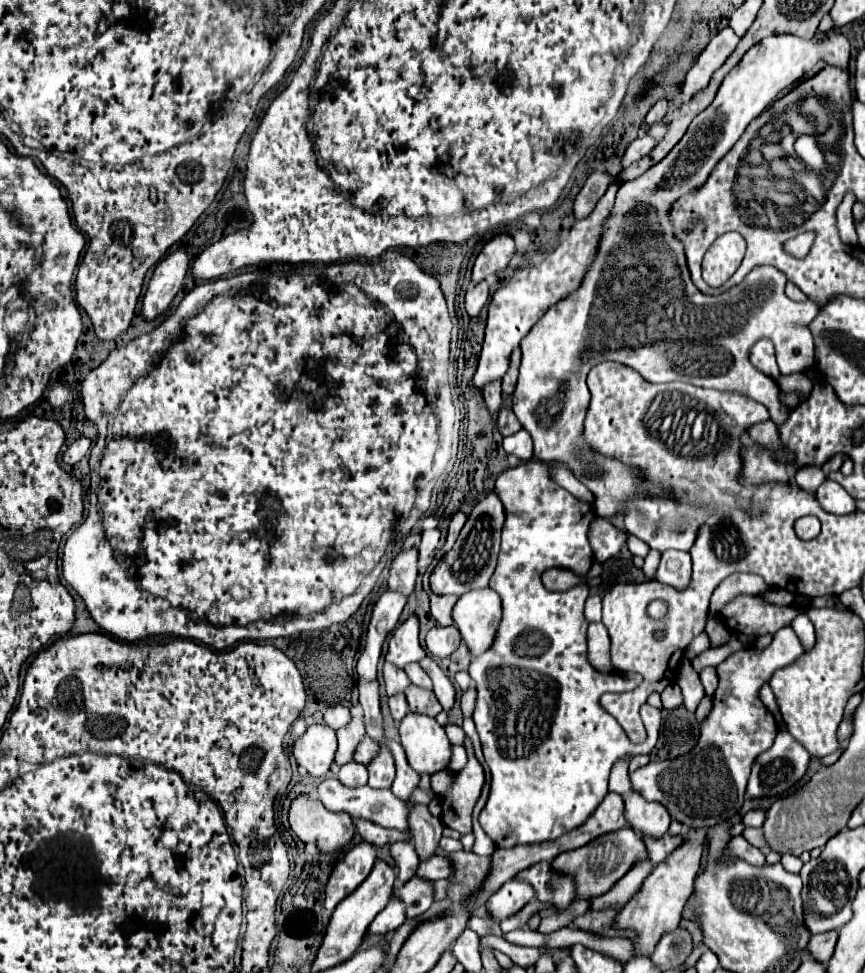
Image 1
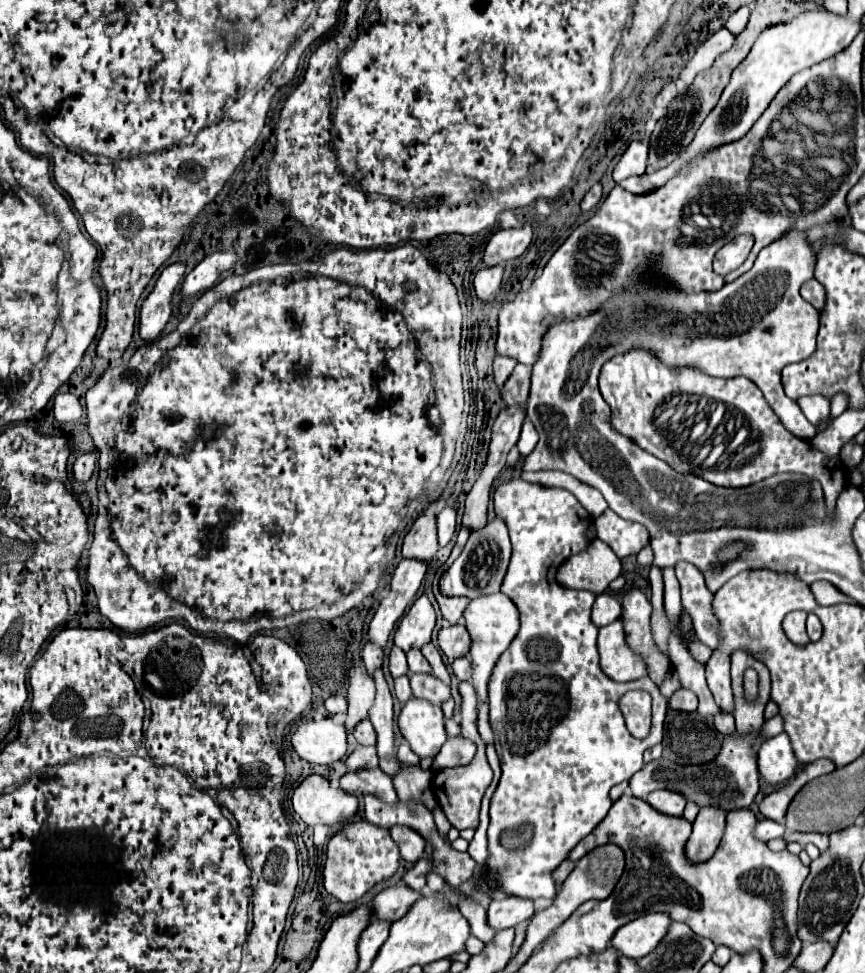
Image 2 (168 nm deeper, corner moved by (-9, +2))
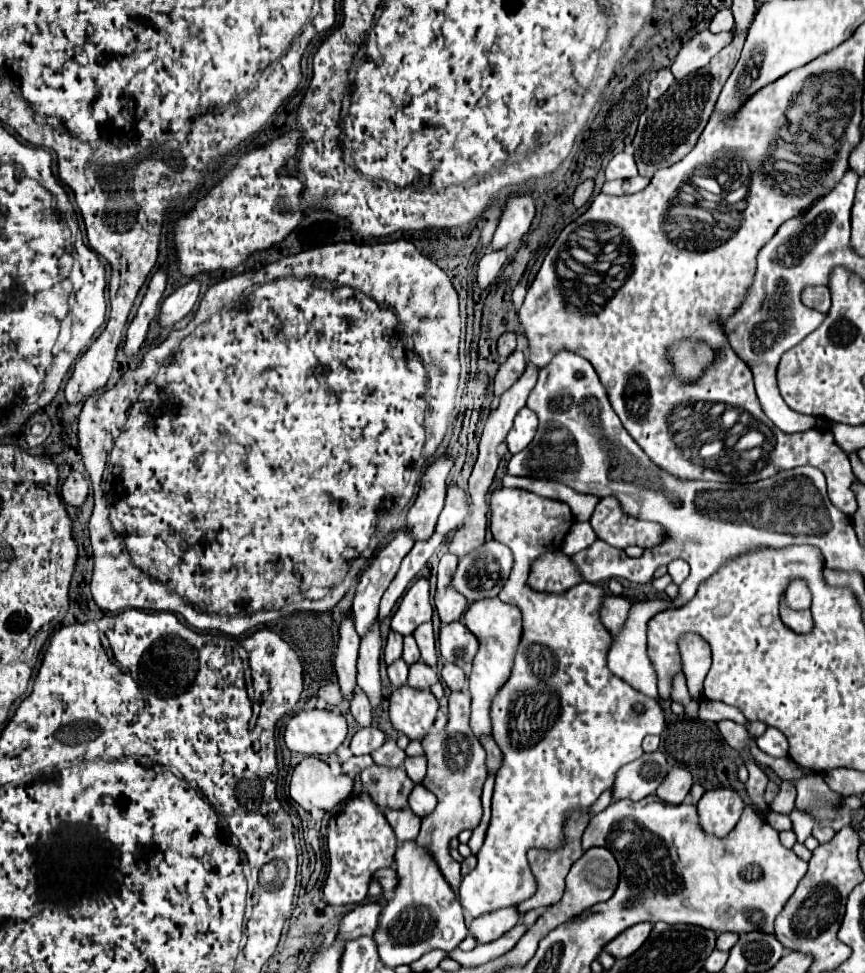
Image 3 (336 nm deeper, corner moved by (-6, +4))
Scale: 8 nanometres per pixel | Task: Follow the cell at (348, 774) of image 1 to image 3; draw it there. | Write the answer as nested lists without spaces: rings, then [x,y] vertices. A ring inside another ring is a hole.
[[[359,729],[351,739],[353,755],[369,755],[385,743],[385,733],[379,729]]]

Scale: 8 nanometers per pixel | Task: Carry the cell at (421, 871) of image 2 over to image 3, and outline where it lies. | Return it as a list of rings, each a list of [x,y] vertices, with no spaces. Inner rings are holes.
[[[389,867],[389,869],[379,869],[373,877],[381,881],[381,887],[383,887],[383,895],[385,895],[385,899],[391,897],[391,893],[395,891],[395,887],[397,887],[397,883],[399,883],[397,871],[395,871],[393,867]]]

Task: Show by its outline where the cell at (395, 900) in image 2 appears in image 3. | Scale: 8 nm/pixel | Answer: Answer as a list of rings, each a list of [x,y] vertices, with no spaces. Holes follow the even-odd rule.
[[[369,901],[363,905],[357,905],[351,913],[347,913],[339,927],[339,937],[349,941],[357,939],[361,935],[373,935],[377,929],[377,919],[381,915],[381,905],[377,901]]]

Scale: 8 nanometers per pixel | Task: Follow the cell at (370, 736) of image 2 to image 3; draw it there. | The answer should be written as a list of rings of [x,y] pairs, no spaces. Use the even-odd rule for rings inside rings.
[[[357,691],[357,695],[351,699],[351,713],[353,713],[355,723],[357,723],[361,729],[371,727],[373,713],[371,713],[369,699],[365,697],[365,693],[363,693],[363,691]]]

